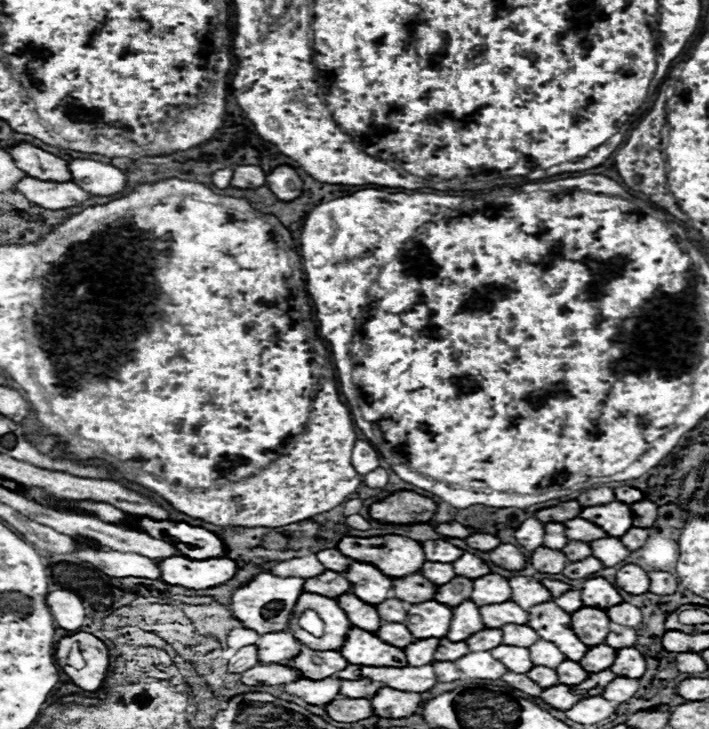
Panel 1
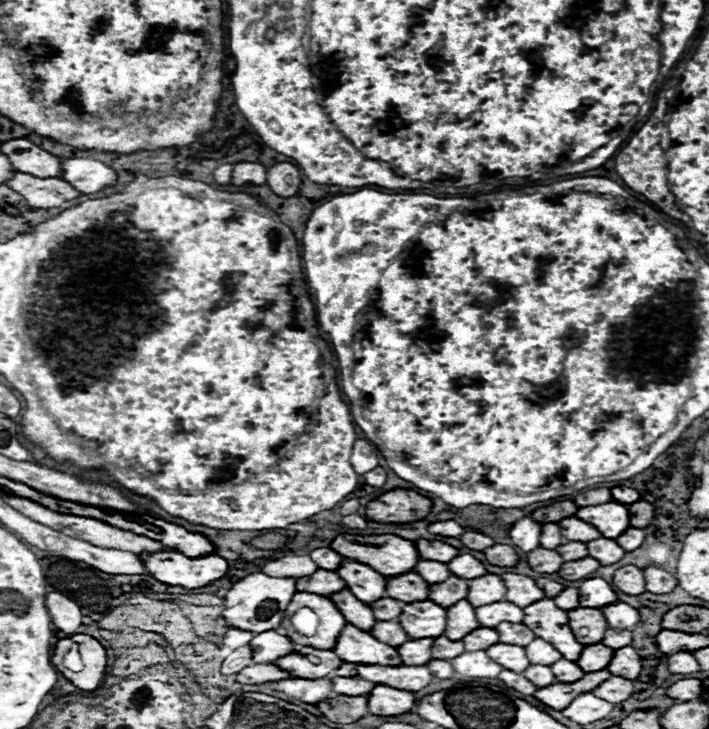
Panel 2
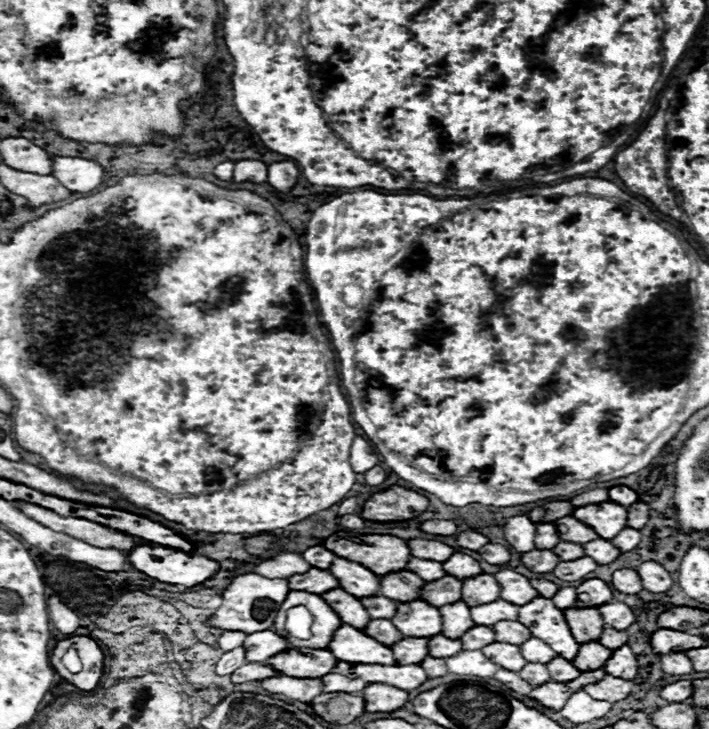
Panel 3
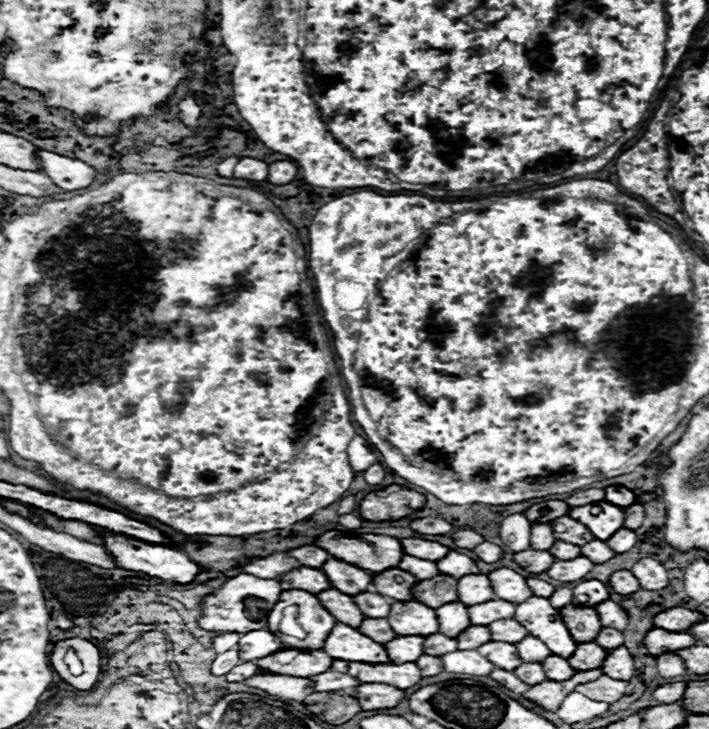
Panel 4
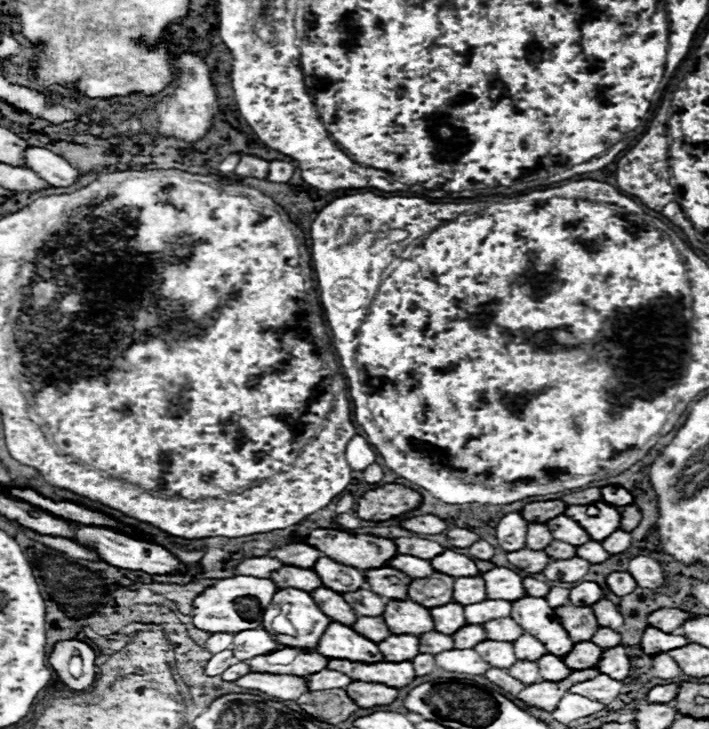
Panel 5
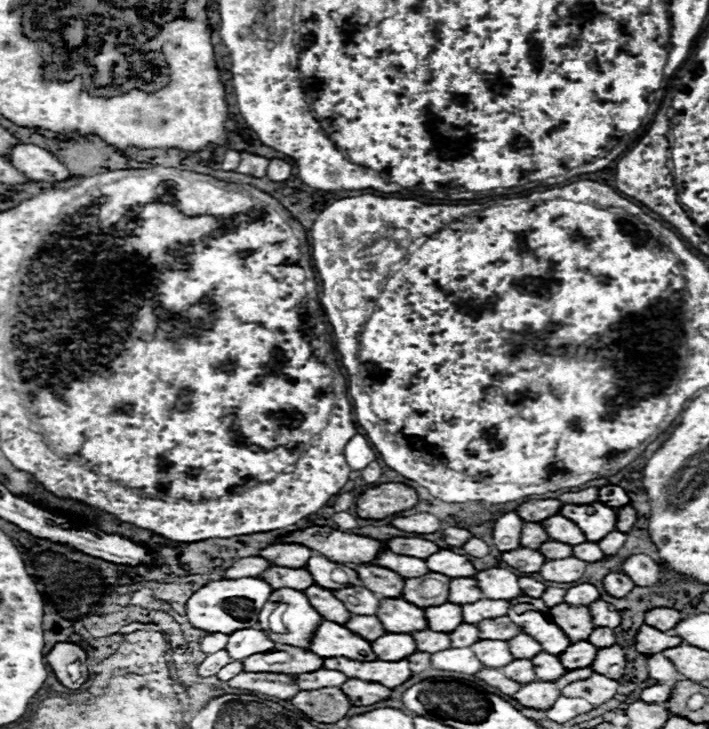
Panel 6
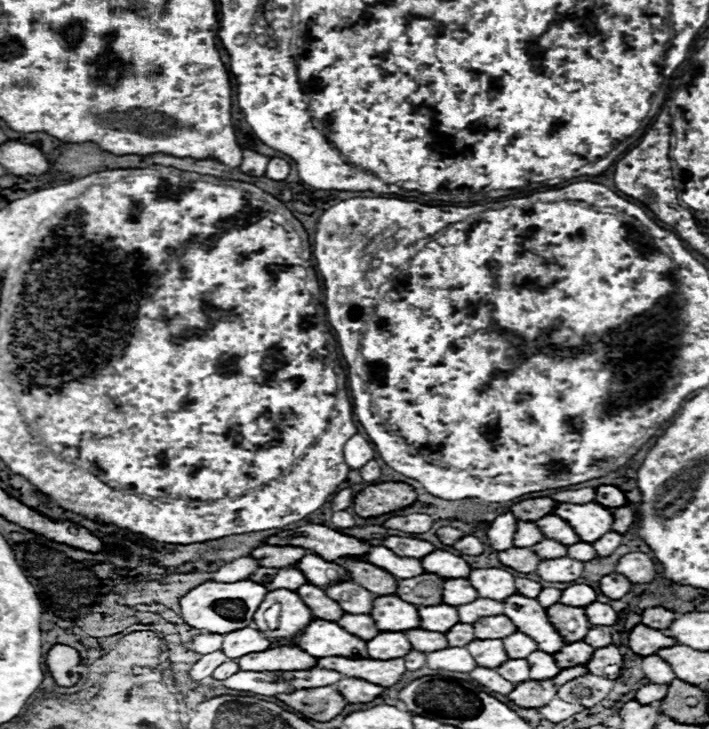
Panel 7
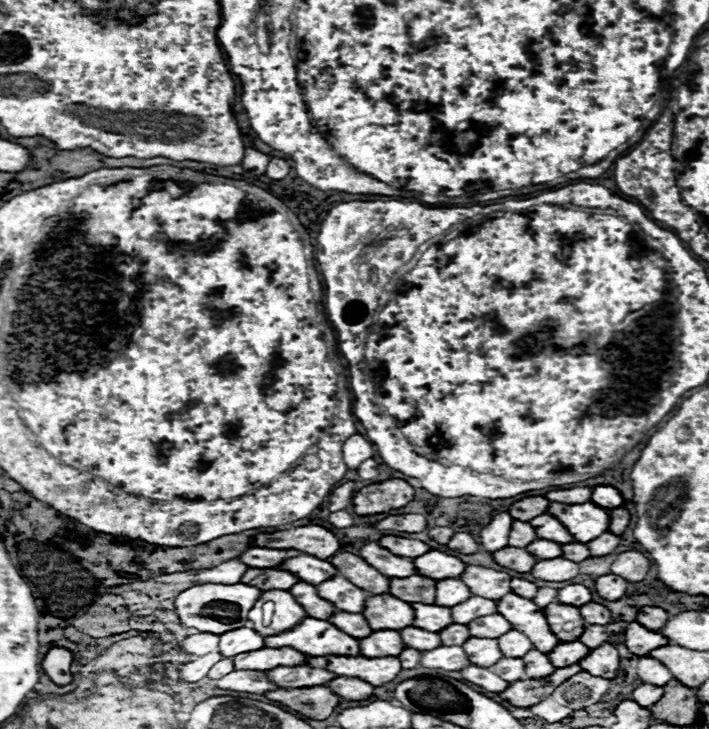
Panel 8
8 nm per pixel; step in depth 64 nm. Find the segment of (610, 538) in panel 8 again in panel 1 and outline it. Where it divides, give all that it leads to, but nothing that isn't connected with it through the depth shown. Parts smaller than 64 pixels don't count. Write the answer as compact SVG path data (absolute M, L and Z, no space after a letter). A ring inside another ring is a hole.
M632 528L632 532L628 532L628 536L622 536L620 540L628 550L638 550L648 540L648 528Z

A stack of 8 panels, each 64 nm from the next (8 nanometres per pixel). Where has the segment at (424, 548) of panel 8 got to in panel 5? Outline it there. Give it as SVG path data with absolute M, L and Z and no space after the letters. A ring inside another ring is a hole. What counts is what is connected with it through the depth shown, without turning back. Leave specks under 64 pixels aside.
M396 538L394 542L398 544L398 554L410 554L422 560L432 560L434 556L444 552L444 548L438 542L430 542L422 538Z

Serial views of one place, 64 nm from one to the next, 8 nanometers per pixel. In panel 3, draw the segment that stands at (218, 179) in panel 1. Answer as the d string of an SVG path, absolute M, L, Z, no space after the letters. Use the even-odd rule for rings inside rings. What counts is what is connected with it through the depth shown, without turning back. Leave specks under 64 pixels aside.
M231 160L218 164L213 171L214 176L226 182L231 181L233 177L234 164L235 162Z

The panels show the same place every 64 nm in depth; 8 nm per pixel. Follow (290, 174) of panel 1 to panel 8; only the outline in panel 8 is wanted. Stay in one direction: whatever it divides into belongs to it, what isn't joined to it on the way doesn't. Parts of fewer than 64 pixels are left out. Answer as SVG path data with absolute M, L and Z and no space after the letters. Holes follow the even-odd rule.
M272 158L270 164L268 164L268 170L266 170L266 176L272 178L272 180L282 180L282 178L288 176L288 172L290 172L290 166L288 166L286 160Z

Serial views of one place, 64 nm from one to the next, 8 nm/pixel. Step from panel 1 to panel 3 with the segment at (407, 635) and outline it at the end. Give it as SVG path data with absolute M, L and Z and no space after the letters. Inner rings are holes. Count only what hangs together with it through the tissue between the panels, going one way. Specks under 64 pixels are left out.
M372 620L364 628L364 632L368 632L368 636L376 636L376 640L380 640L382 644L396 644L404 638L402 632L392 624L392 620Z

